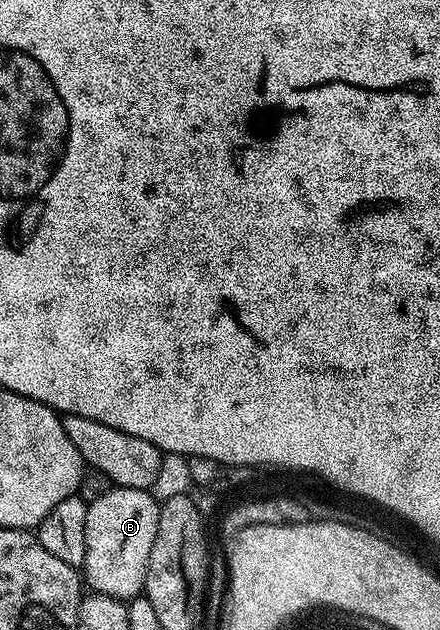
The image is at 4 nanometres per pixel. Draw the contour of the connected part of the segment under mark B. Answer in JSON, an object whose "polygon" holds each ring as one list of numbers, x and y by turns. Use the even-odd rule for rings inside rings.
{"polygon":[[112,487,90,502,85,515,85,563,81,573,96,593,116,597,124,603,140,596,147,583,149,551,157,539,160,502,146,489]]}

